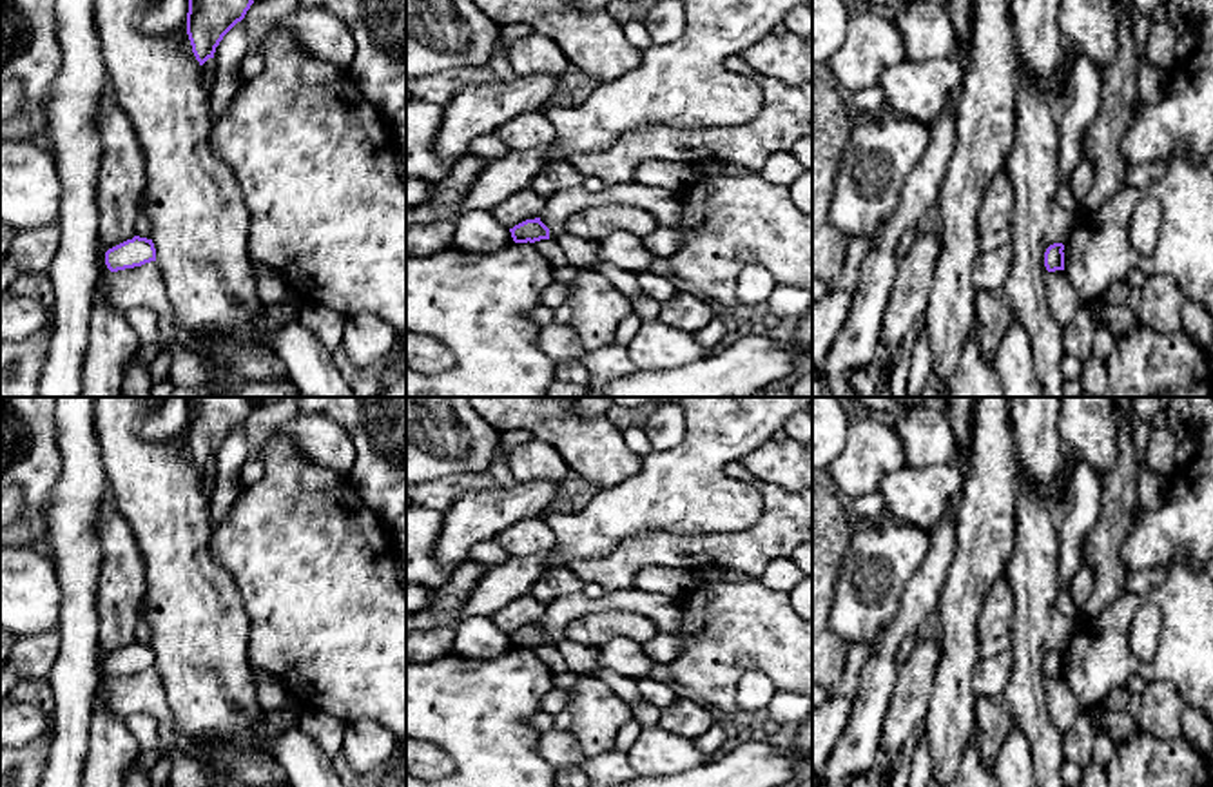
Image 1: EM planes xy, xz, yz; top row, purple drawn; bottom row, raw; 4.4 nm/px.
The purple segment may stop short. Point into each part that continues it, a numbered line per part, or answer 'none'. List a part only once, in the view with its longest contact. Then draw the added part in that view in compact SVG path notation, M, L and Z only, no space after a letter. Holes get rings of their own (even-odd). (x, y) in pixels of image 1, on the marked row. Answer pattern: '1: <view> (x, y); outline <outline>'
none

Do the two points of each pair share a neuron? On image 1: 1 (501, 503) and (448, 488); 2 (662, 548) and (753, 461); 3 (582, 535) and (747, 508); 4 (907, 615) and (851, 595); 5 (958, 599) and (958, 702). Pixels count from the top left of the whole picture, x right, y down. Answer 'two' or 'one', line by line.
1: one
2: two
3: one
4: two
5: one

